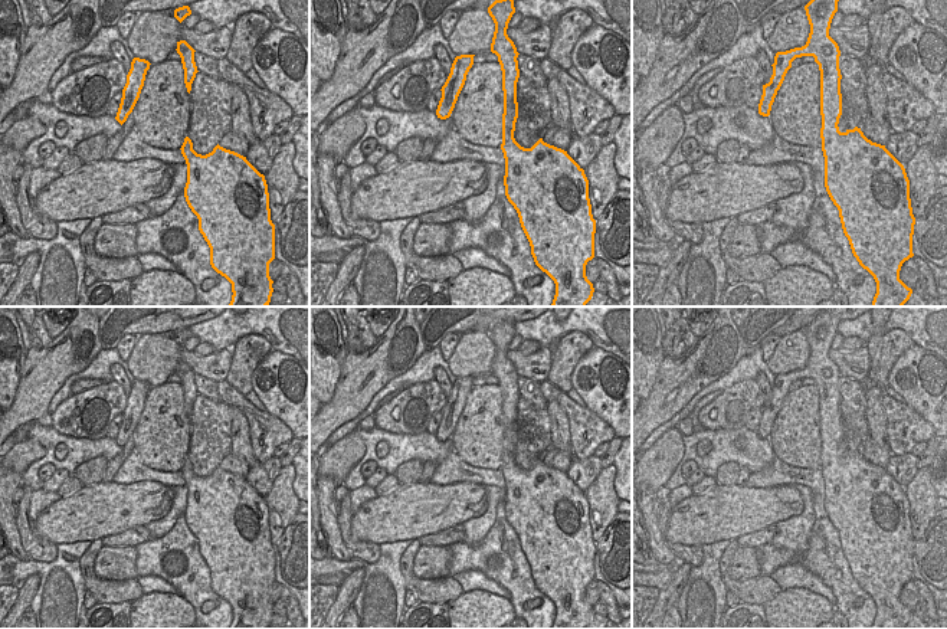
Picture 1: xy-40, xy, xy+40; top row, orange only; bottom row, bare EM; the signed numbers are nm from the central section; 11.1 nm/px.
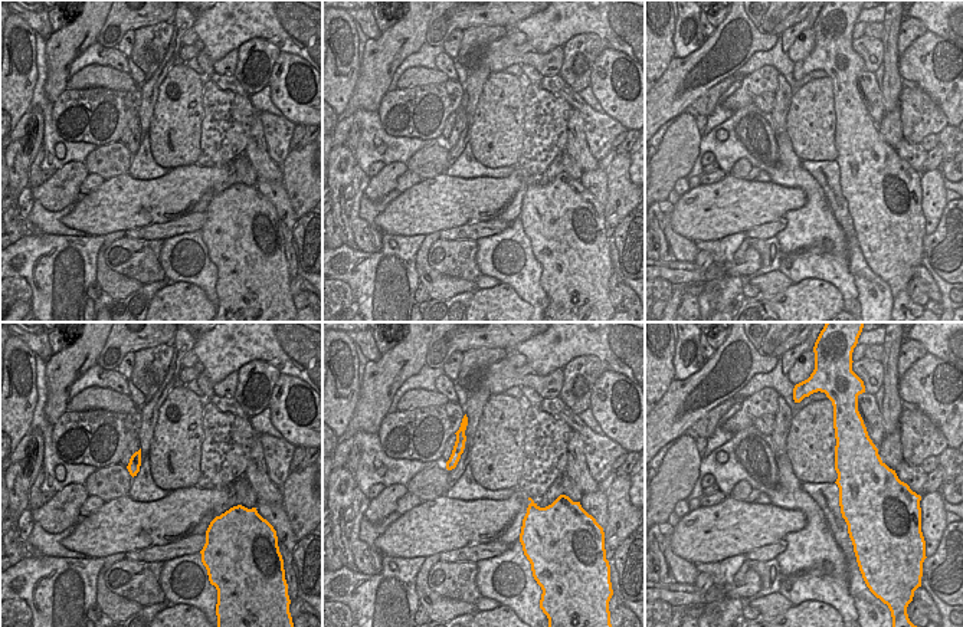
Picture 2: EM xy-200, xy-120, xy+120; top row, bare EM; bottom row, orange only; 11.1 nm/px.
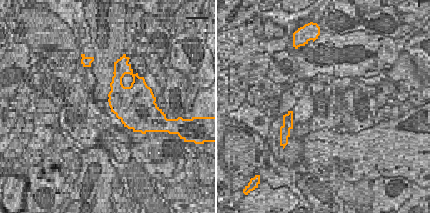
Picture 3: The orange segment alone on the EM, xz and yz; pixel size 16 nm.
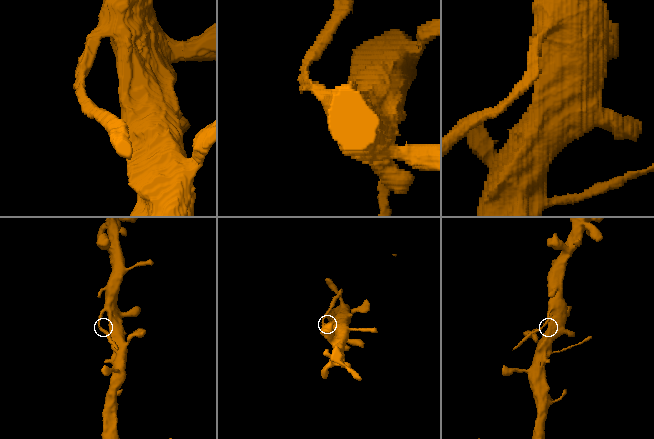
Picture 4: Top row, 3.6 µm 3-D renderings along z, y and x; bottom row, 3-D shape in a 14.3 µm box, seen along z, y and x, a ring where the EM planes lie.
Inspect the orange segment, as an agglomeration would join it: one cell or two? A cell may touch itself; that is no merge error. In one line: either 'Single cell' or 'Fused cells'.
Fused cells

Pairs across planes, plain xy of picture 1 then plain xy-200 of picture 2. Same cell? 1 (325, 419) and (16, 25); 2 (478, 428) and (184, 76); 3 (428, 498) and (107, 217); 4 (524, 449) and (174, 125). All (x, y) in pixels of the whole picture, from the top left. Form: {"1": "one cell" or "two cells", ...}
{"1": "two cells", "2": "one cell", "3": "one cell", "4": "two cells"}

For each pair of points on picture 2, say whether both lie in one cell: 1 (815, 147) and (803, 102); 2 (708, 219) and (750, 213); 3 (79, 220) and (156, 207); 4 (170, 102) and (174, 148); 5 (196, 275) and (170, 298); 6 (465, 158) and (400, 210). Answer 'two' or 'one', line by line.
1: one
2: one
3: one
4: one
5: two
6: two

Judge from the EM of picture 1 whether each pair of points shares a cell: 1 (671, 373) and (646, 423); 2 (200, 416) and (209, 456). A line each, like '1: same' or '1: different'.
1: same
2: same

